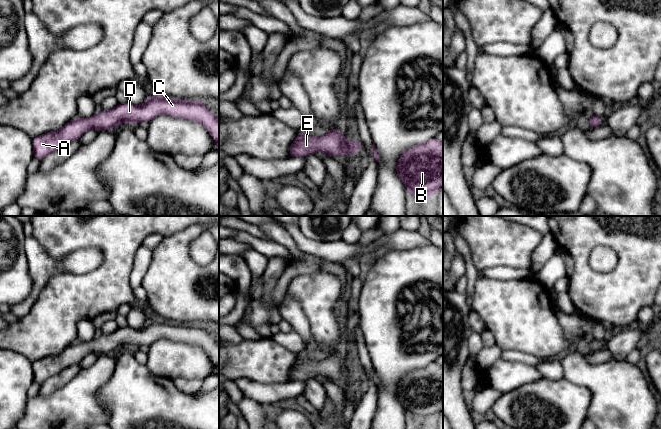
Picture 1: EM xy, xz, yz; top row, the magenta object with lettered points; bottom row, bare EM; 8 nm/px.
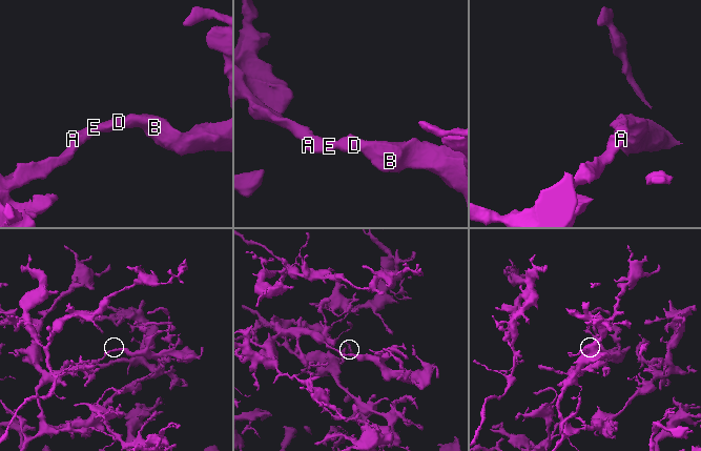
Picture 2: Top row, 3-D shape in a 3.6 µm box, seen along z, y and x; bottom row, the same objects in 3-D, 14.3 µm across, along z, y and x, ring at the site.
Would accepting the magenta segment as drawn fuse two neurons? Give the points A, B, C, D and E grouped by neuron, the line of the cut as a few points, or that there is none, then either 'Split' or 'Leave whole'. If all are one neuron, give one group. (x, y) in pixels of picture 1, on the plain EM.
Groups: A B C D E. No split. Leave whole

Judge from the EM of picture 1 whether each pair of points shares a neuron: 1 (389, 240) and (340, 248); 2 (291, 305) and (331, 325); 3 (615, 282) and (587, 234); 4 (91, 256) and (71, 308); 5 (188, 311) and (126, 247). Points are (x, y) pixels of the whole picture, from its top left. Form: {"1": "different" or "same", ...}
{"1": "same", "2": "different", "3": "same", "4": "different", "5": "different"}

